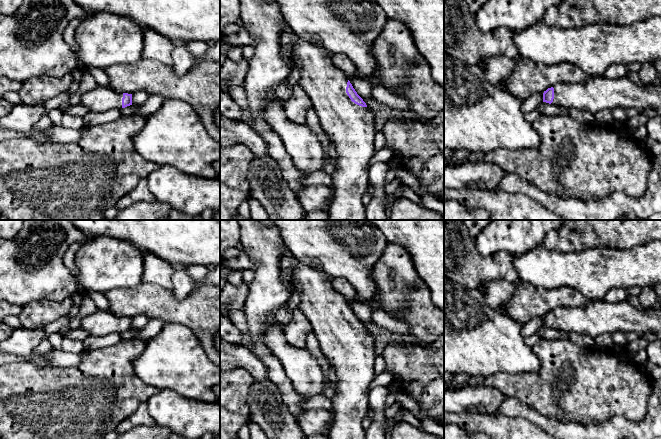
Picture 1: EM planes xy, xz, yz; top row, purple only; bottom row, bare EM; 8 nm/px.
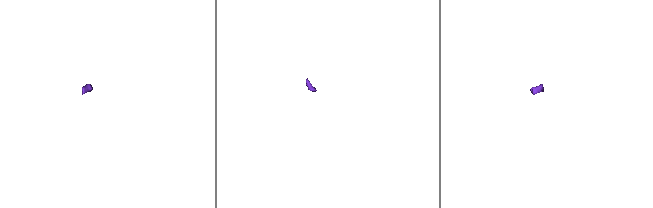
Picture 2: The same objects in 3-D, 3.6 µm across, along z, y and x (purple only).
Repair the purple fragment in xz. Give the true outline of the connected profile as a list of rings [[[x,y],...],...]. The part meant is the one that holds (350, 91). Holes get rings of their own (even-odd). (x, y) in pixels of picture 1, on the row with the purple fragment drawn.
[[[291,28],[281,35],[280,43],[284,56],[290,61],[290,70],[295,66],[299,68],[298,84],[310,97],[321,128],[336,147],[336,166],[332,176],[335,195],[328,220],[366,220],[362,197],[369,183],[369,162],[375,154],[375,119],[348,77],[333,65],[328,51],[300,38]]]

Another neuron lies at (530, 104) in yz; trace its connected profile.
[[[544,92],[533,94],[532,96],[523,100],[521,105],[522,113],[526,114],[534,110],[537,110],[538,106],[543,102],[543,93]]]

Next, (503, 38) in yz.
[[[444,0],[444,52],[448,58],[470,66],[495,55],[521,58],[514,35],[515,31],[504,27],[482,32],[465,0]]]

